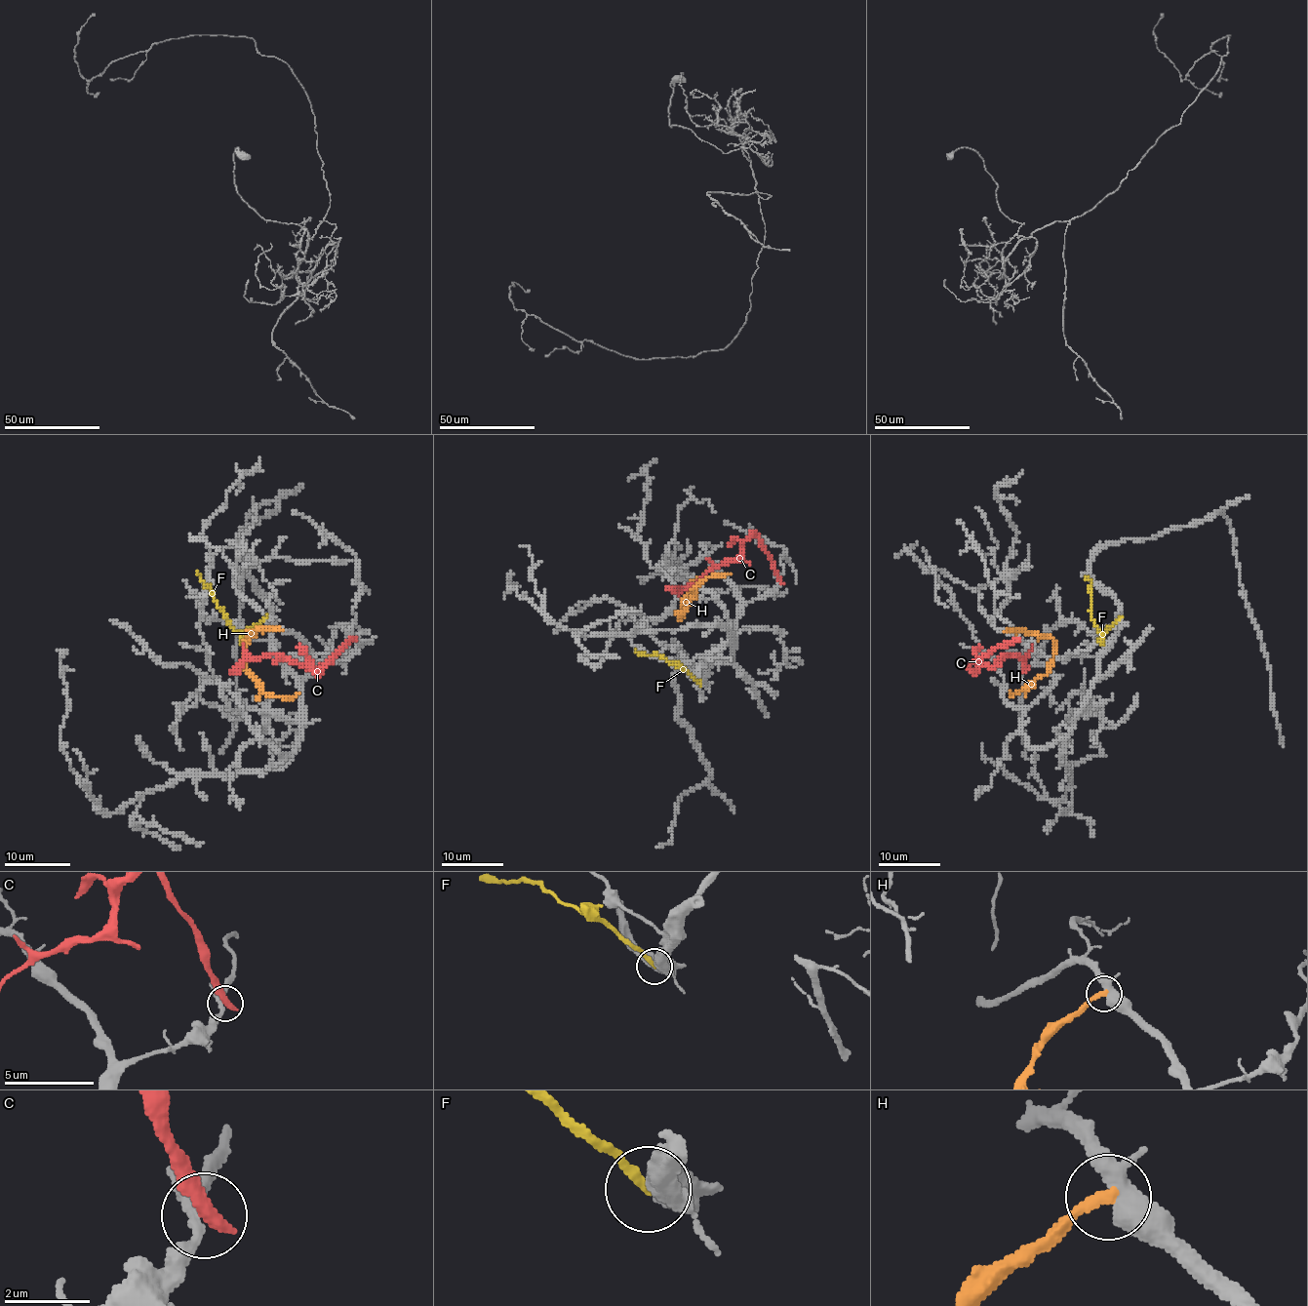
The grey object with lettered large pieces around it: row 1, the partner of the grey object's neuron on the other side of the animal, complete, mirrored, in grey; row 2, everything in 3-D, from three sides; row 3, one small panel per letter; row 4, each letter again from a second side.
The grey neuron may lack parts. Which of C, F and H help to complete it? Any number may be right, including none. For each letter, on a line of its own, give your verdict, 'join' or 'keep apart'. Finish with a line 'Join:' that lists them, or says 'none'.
C: keep apart
F: keep apart
H: keep apart
Join: none

